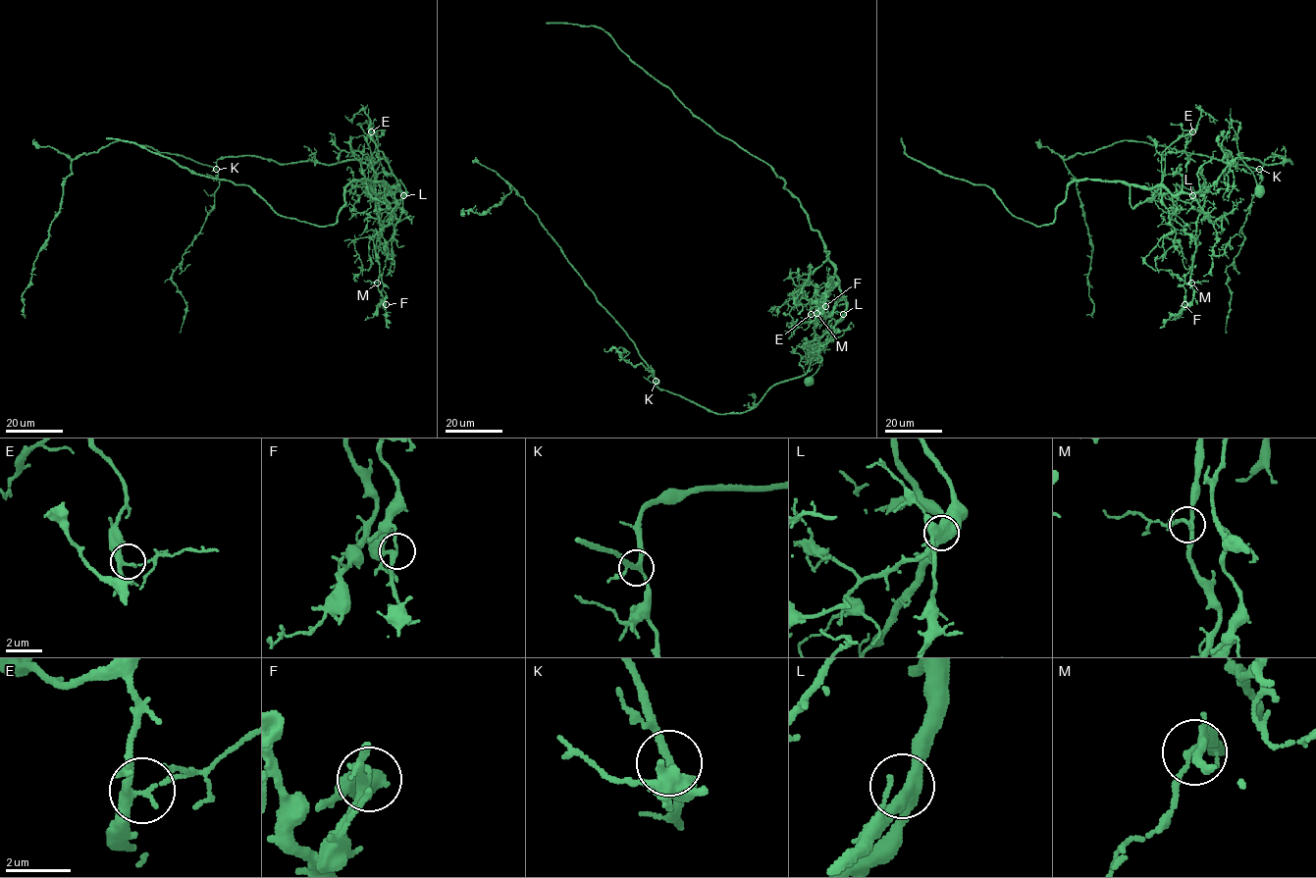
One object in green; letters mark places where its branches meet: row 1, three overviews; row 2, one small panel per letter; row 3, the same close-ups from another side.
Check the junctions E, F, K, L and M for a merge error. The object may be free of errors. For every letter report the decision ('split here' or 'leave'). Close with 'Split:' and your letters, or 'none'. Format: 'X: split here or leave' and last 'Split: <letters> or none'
E: leave
F: split here
K: leave
L: leave
M: leave
Split: F

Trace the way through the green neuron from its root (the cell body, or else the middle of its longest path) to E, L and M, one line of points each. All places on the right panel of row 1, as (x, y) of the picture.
E: (1260, 191), (1239, 152), (1230, 161), (1206, 162), (1196, 193), (1173, 194), (1162, 182), (1161, 154), (1192, 131)
L: (1260, 191), (1239, 152), (1230, 161), (1213, 158), (1206, 162), (1197, 174), (1199, 189), (1192, 195)
M: (1260, 191), (1262, 187), (1239, 152), (1205, 190), (1204, 207), (1196, 223), (1191, 283)

